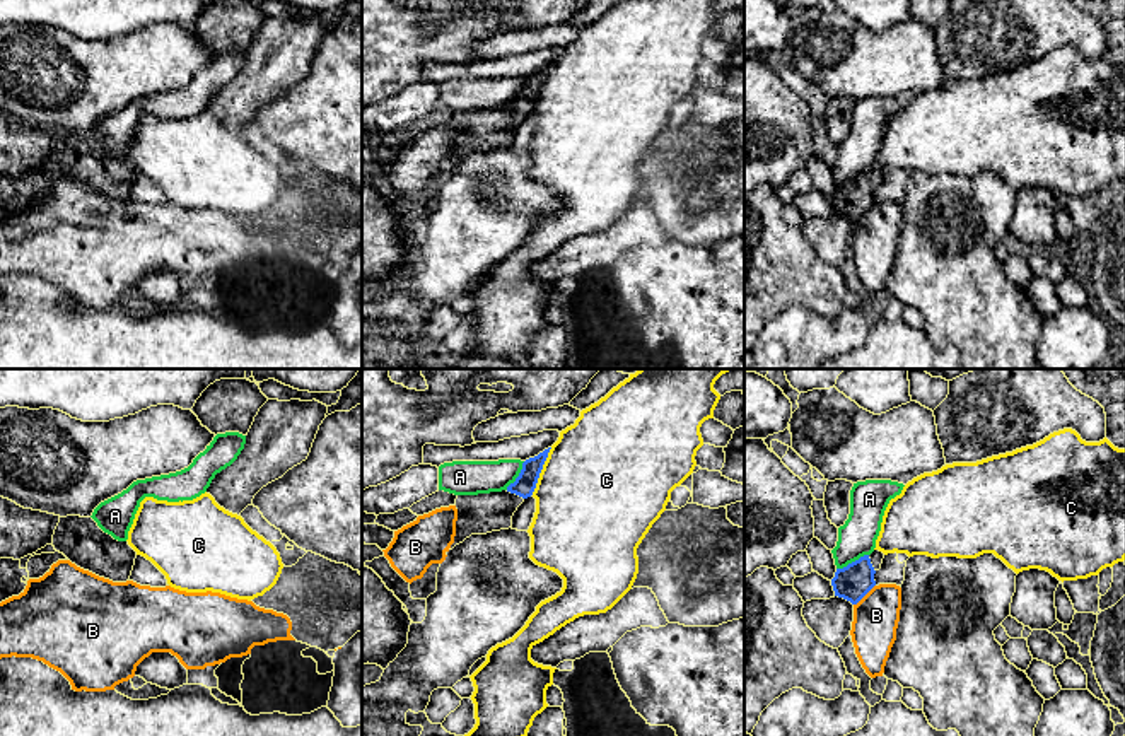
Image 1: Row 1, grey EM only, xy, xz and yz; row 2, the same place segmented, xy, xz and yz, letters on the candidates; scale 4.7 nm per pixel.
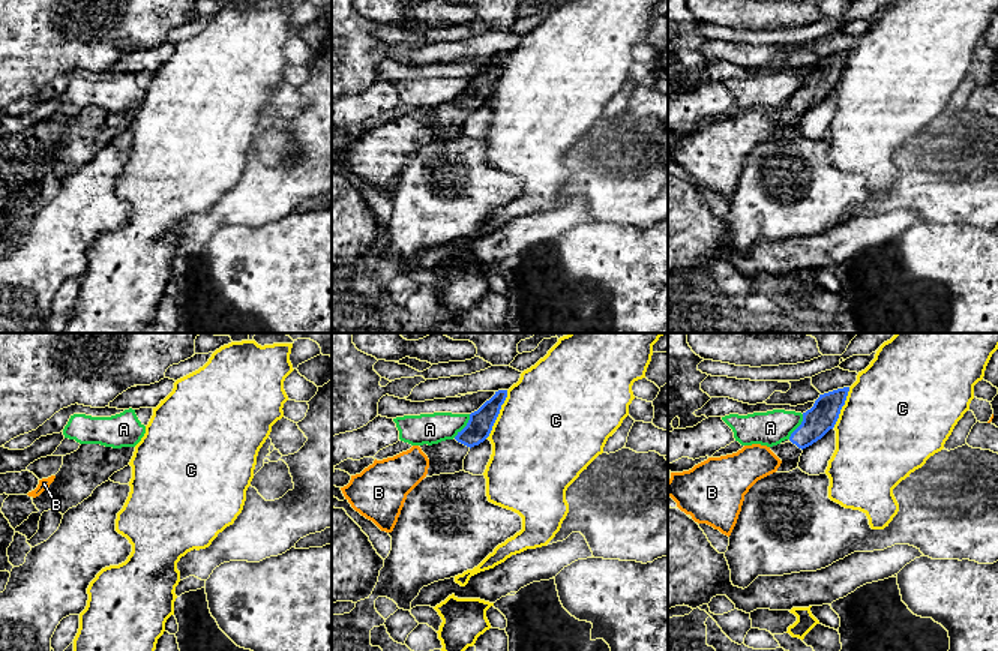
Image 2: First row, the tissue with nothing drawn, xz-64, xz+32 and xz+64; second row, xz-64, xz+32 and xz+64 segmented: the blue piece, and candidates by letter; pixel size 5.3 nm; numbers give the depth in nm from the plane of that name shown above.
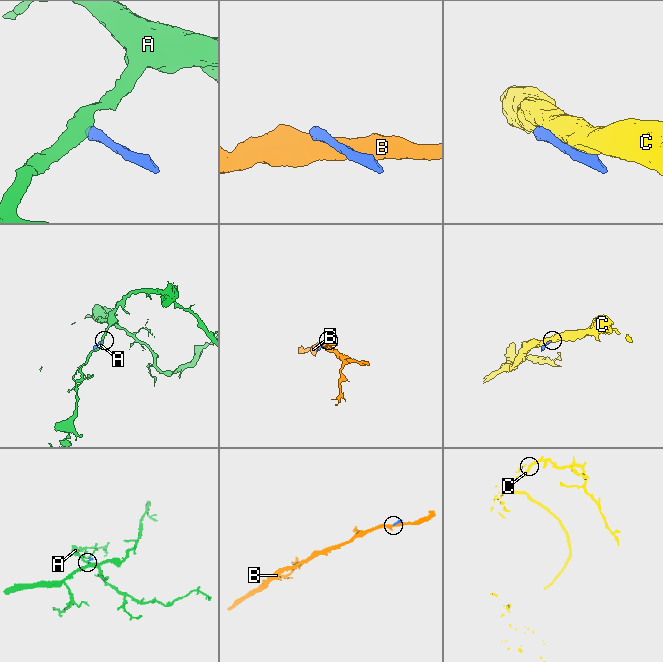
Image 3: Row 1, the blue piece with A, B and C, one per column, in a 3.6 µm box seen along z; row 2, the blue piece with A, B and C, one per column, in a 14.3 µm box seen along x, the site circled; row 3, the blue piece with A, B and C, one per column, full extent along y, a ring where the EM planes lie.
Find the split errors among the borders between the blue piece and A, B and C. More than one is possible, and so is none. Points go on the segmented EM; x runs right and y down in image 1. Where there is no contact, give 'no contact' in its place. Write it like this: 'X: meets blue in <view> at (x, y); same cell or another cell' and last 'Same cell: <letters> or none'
A: meets blue in yz at (852, 562); another cell
B: meets blue in yz at (864, 595); another cell
C: meets blue in xz at (540, 472); another cell
Same cell: none

